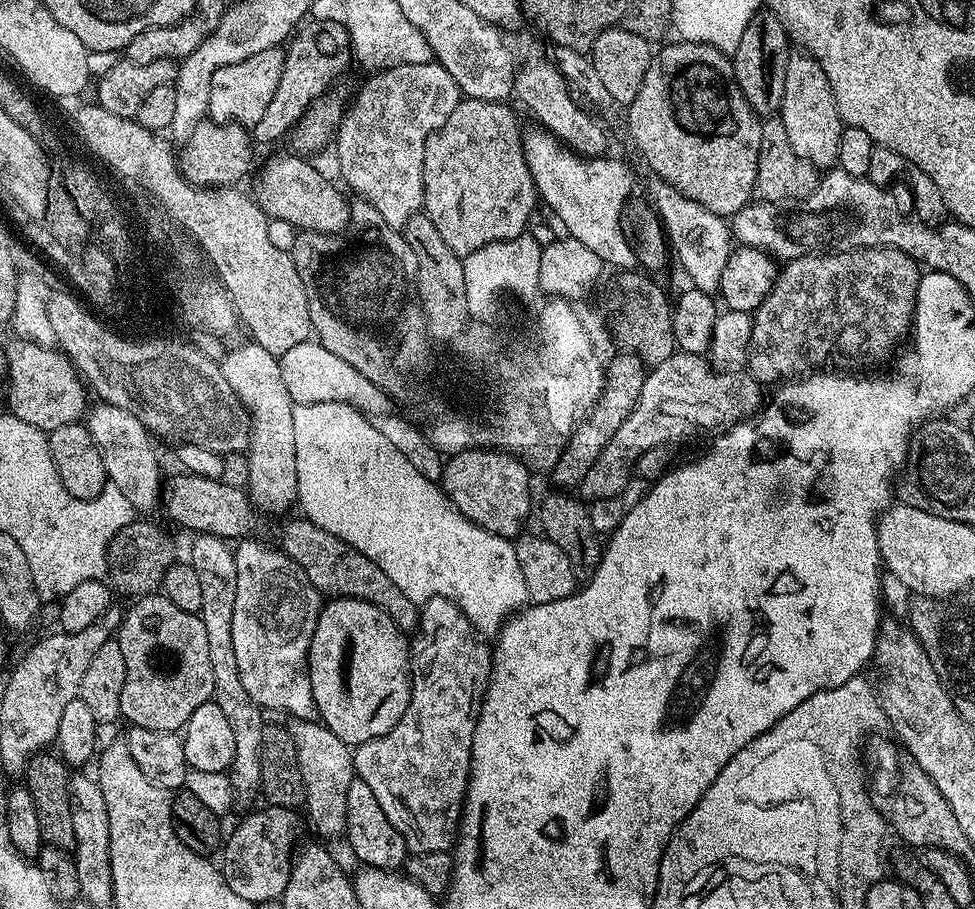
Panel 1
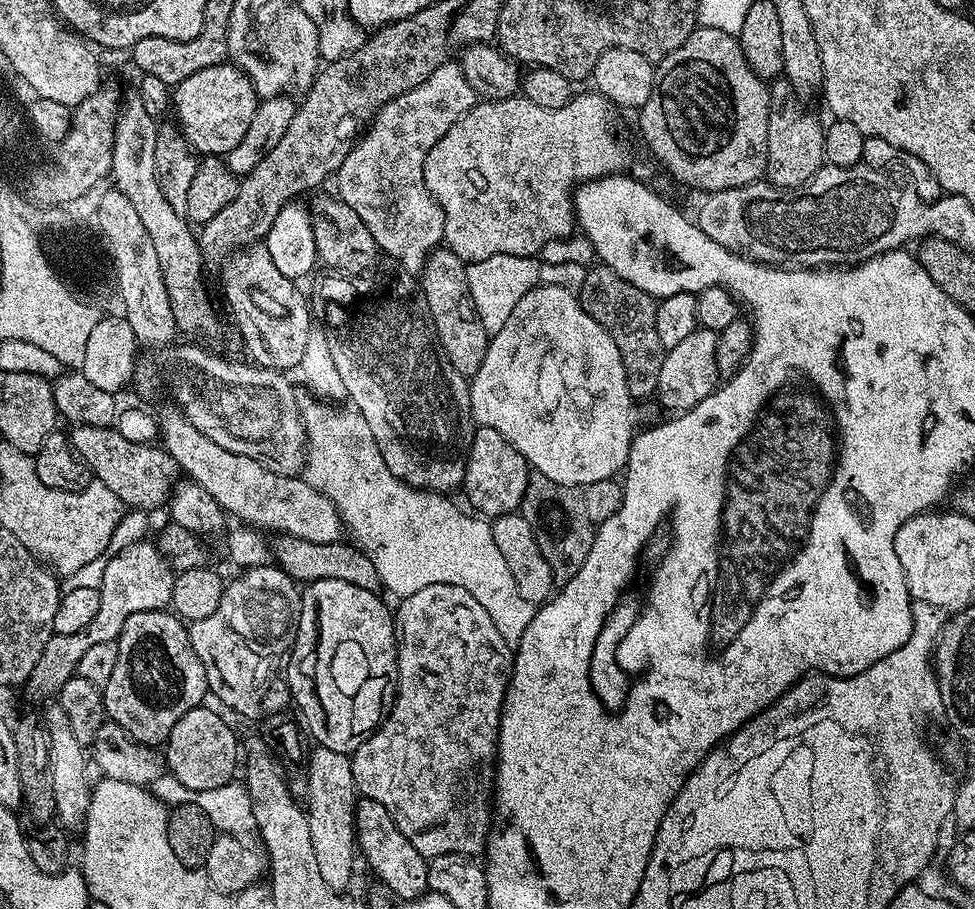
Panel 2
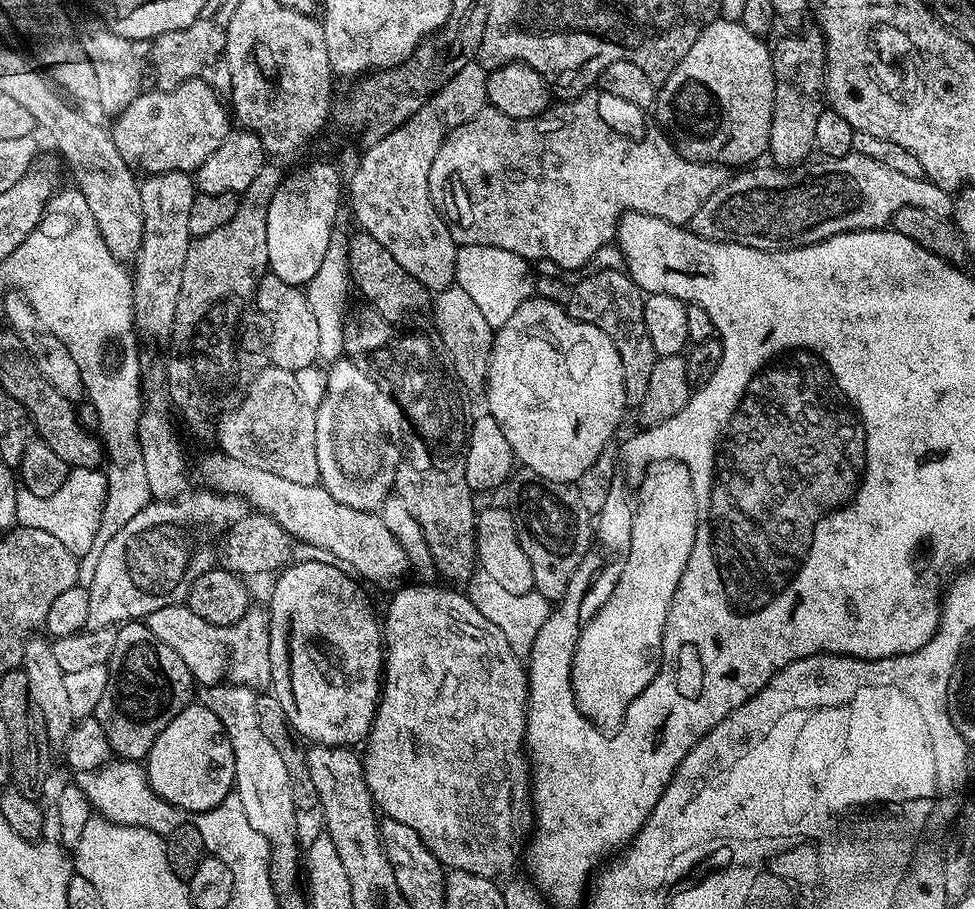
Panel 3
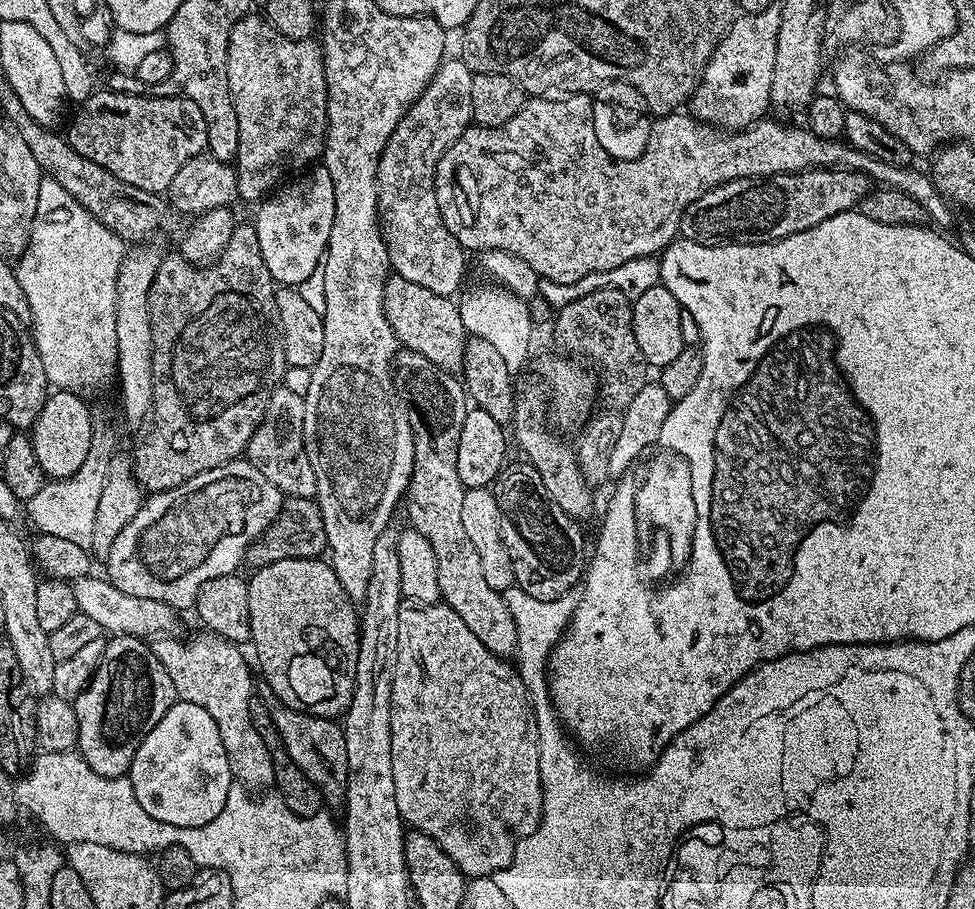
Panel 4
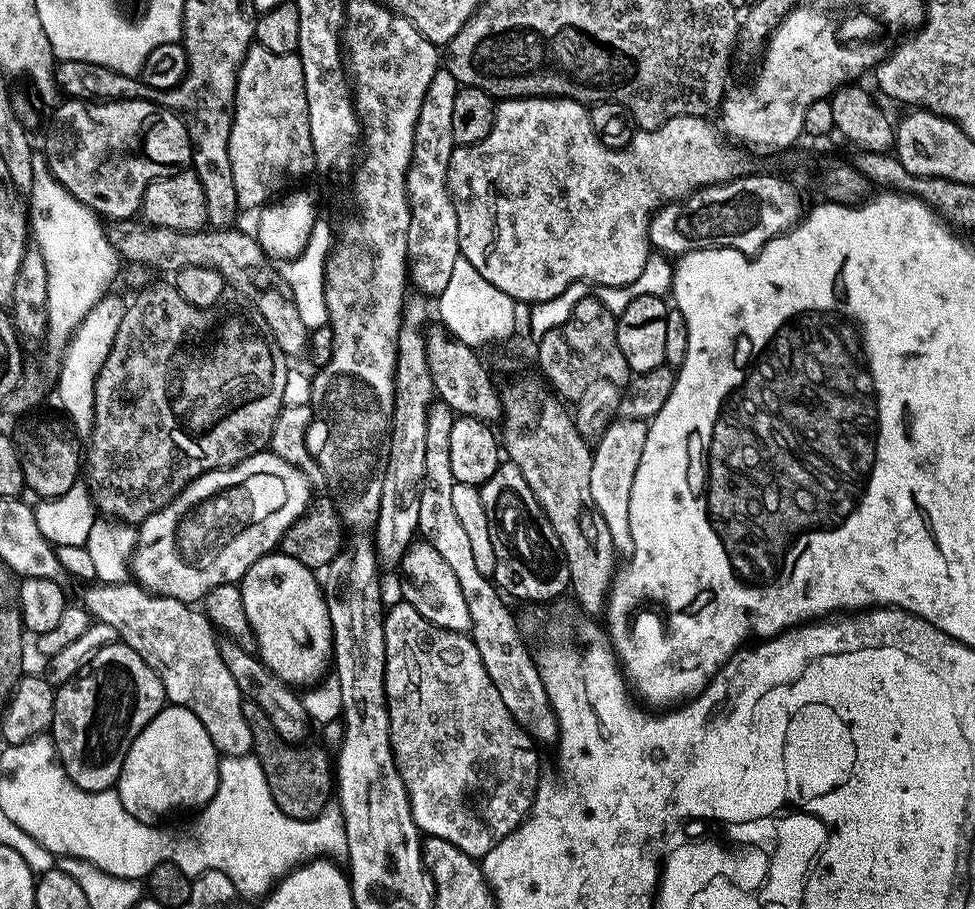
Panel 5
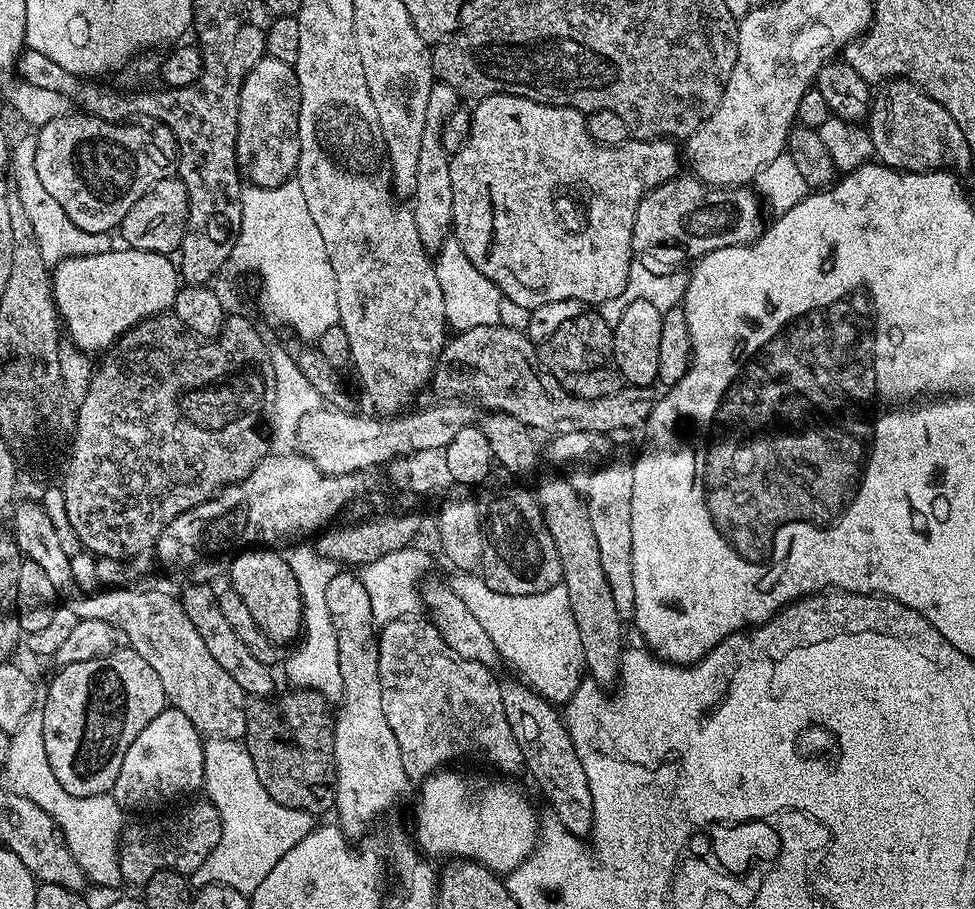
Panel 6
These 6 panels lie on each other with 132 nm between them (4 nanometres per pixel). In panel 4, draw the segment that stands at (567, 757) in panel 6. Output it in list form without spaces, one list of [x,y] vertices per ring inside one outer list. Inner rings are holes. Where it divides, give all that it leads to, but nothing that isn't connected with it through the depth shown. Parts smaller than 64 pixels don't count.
[[[397,351],[392,361],[392,383],[412,417],[414,434],[414,466],[406,491],[407,523],[430,542],[434,558],[438,558],[440,600],[466,622],[486,650],[508,658],[516,650],[514,620],[503,595],[486,583],[482,562],[462,526],[465,486],[458,478],[458,438],[462,438],[462,422],[466,422],[470,401],[463,383],[456,379],[453,373],[434,366],[430,358],[422,358],[417,352]]]

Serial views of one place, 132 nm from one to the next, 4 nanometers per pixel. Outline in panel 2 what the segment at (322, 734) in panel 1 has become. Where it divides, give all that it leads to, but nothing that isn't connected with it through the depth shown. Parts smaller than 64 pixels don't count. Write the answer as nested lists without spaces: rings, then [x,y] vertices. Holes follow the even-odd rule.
[[[313,747],[313,752],[306,760],[308,770],[308,794],[306,811],[310,822],[310,843],[314,846],[314,859],[318,862],[318,870],[330,890],[343,893],[344,888],[352,880],[352,871],[358,864],[356,847],[356,802],[358,793],[352,761],[349,753]]]

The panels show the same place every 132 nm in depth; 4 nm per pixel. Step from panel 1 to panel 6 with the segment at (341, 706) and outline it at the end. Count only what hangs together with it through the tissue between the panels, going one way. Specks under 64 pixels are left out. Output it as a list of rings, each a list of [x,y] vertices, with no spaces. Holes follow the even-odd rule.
[[[252,546],[247,550],[235,553],[230,560],[232,563],[230,586],[242,597],[242,602],[246,602],[246,607],[250,609],[254,622],[258,622],[258,626],[262,626],[262,630],[272,639],[272,643],[283,646],[283,644],[290,643],[292,639],[293,643],[301,635],[304,627],[304,607],[298,590],[298,582],[290,570],[287,559],[276,552],[279,551],[269,550],[264,546]]]

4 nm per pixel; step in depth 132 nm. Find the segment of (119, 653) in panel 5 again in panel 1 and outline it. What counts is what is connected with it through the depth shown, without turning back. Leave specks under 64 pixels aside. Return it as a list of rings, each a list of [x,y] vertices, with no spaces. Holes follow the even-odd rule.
[[[163,594],[141,596],[129,612],[123,613],[118,629],[122,646],[122,658],[126,658],[126,682],[122,682],[120,715],[134,728],[166,730],[179,733],[184,723],[198,710],[198,706],[209,703],[215,697],[214,666],[210,662],[210,642],[206,642],[206,626],[199,615],[178,610]]]

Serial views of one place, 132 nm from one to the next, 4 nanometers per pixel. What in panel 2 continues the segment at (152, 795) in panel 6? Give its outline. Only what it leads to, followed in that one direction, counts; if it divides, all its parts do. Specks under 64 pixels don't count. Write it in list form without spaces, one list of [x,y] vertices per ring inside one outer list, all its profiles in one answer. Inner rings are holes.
[[[201,706],[182,714],[178,726],[170,730],[166,741],[166,768],[174,778],[194,791],[214,790],[228,784],[238,772],[236,736],[232,728],[209,706]]]

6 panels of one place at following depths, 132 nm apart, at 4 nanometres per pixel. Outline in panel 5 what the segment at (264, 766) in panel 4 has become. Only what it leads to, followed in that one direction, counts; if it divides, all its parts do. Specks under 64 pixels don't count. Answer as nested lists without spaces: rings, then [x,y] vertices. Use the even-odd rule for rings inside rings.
[[[135,582],[101,583],[92,587],[96,588],[90,589],[84,600],[82,599],[83,607],[87,608],[99,623],[114,626],[116,635],[123,644],[134,649],[150,667],[156,669],[164,687],[165,701],[178,708],[189,708],[198,718],[198,722],[206,726],[206,734],[210,734],[221,757],[249,755],[252,752],[252,739],[250,726],[246,726],[246,718],[242,718],[242,693],[238,690],[238,682],[234,682],[234,674],[230,674],[230,670],[226,670],[226,662],[222,662],[221,641],[203,611],[174,598],[153,596]]]

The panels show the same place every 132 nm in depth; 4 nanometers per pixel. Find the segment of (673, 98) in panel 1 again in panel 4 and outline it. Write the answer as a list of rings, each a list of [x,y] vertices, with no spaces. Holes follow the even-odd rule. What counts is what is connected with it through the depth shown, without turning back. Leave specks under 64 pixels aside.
[[[772,3],[761,12],[740,14],[733,19],[731,26],[710,54],[708,65],[700,76],[700,82],[692,92],[690,101],[691,115],[701,124],[707,124],[717,130],[739,130],[751,128],[758,120],[765,119],[772,99],[770,81],[774,78],[774,50],[778,50],[778,22],[782,22],[779,3]]]

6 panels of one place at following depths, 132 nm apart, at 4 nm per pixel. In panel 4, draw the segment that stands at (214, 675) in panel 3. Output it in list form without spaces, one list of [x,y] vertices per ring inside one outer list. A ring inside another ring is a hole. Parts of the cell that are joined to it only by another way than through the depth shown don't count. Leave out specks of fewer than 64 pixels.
[[[89,574],[71,581],[74,590],[74,602],[79,612],[86,618],[94,618],[105,633],[112,636],[138,636],[141,638],[159,638],[165,634],[175,633],[177,609],[166,602],[154,598],[134,598],[134,594],[122,594],[107,578]]]

